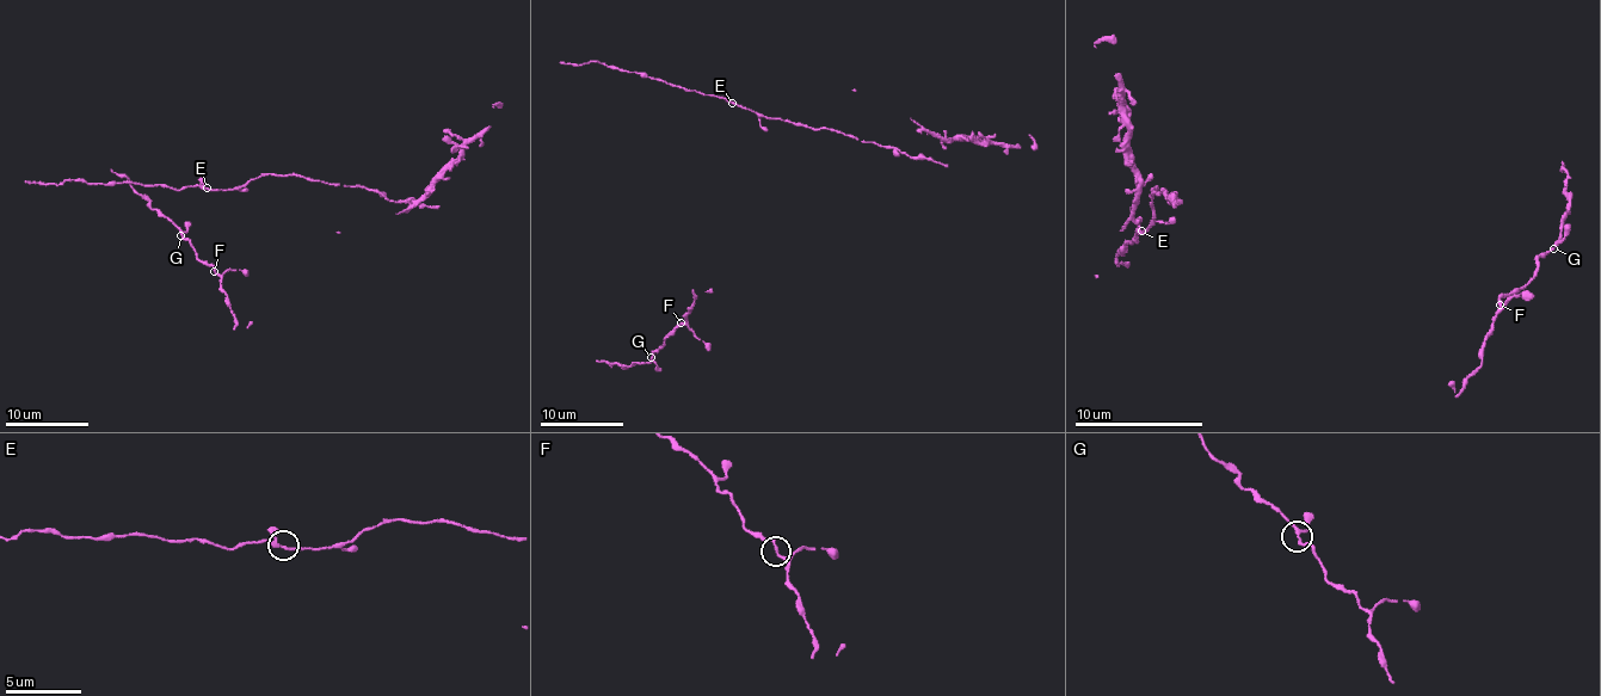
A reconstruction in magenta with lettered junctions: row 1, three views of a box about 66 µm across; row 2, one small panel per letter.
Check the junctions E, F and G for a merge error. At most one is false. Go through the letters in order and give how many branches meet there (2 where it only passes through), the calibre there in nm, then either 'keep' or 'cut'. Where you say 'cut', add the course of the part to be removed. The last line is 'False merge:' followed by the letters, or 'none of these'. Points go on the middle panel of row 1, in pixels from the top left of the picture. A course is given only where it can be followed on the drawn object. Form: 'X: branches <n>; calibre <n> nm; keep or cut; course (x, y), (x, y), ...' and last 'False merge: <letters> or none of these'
E: branches 3; calibre 150 nm; cut; course (732, 102), (685, 91), (596, 61), (560, 63)
F: branches 3; calibre 150 nm; keep
G: branches 3; calibre 160 nm; keep
False merge: E

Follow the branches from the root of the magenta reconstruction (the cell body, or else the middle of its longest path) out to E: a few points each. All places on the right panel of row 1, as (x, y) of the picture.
E: (1174, 222), (1155, 221), (1149, 231), (1140, 231)

